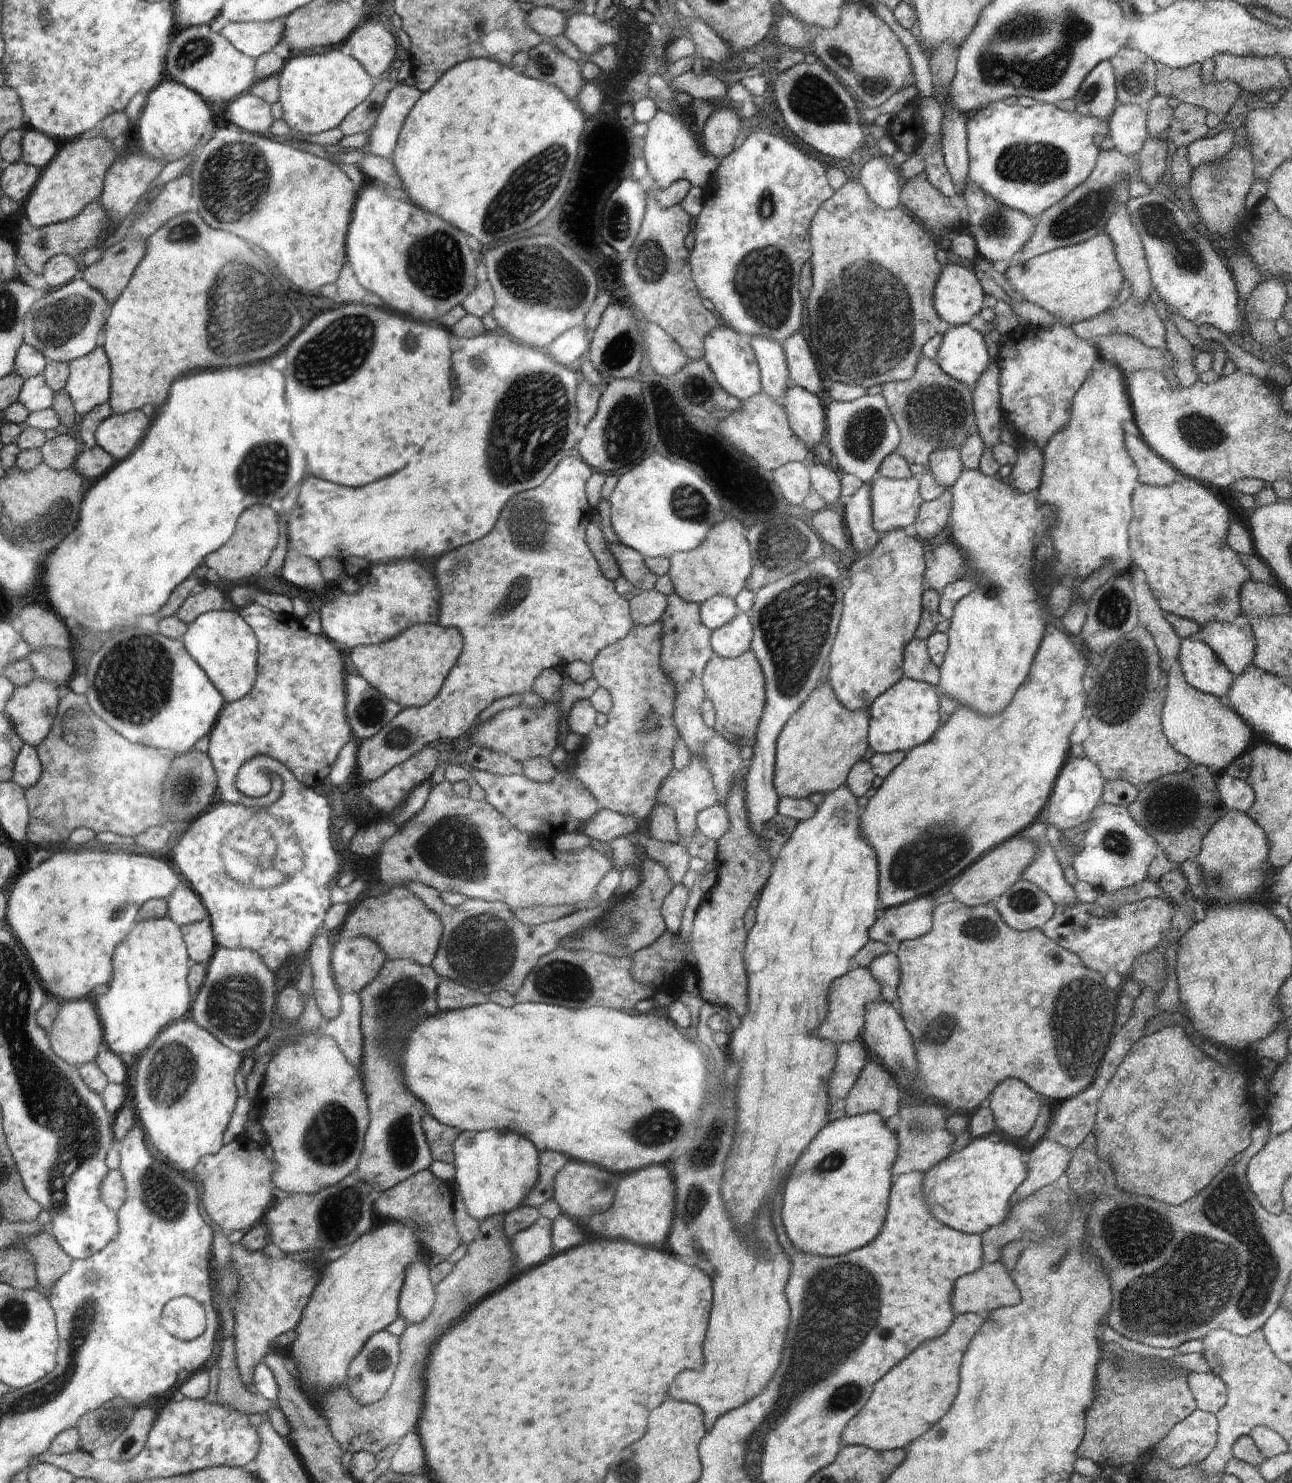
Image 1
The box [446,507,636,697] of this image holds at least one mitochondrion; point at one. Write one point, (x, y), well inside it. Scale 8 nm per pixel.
(517, 591)

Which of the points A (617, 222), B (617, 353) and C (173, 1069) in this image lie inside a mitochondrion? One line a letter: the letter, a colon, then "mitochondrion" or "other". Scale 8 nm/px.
A: mitochondrion
B: mitochondrion
C: mitochondrion

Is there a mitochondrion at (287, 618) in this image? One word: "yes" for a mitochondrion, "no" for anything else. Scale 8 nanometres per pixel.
no

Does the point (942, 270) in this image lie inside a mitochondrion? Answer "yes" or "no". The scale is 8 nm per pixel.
no

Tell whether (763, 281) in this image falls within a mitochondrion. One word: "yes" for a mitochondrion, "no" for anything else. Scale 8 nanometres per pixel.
yes

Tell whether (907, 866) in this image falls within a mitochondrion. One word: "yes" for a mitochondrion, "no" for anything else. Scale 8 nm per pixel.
yes

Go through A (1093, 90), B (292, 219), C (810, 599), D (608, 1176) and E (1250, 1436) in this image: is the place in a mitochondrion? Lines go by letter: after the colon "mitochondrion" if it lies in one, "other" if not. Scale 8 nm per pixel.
A: mitochondrion
B: other
C: mitochondrion
D: other
E: other

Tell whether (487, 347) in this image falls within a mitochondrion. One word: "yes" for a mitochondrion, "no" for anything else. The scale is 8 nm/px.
no

